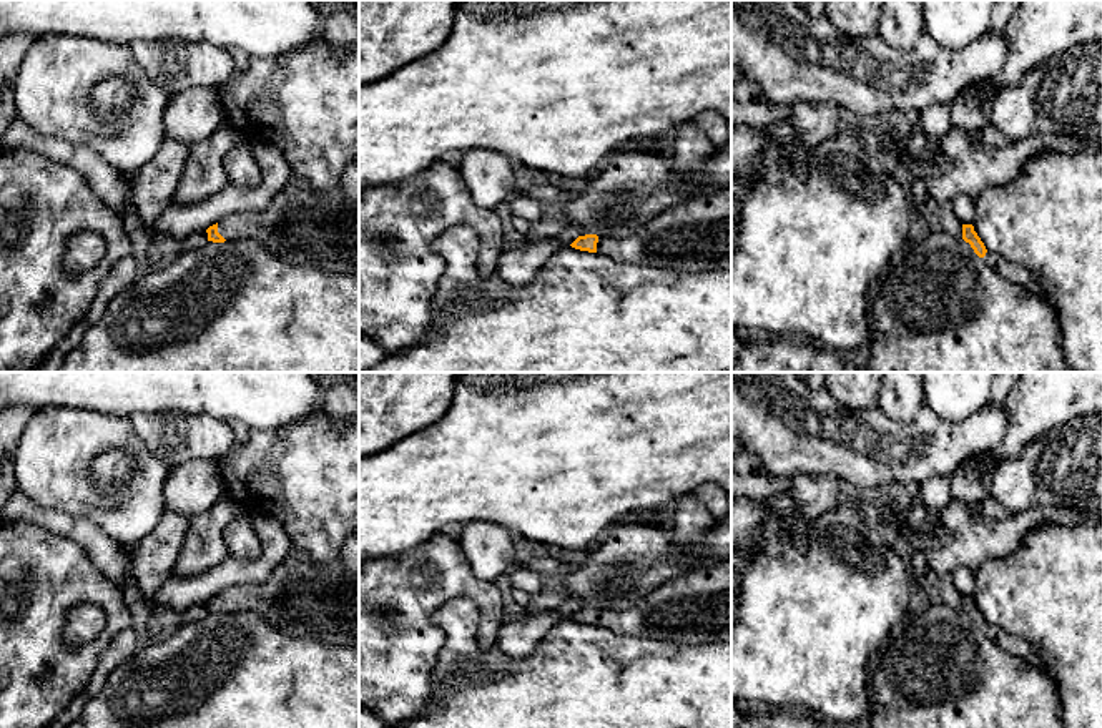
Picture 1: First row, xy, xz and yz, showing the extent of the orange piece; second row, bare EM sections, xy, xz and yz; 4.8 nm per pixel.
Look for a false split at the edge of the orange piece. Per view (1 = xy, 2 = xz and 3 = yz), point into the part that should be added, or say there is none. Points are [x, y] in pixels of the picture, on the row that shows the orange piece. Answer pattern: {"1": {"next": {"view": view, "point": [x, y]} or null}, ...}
{"1": {"next": {"view": "xy", "point": [308, 226]}}, "2": {"next": {"view": "xz", "point": [695, 235]}}, "3": {"next": {"view": "yz", "point": [1004, 268]}}}

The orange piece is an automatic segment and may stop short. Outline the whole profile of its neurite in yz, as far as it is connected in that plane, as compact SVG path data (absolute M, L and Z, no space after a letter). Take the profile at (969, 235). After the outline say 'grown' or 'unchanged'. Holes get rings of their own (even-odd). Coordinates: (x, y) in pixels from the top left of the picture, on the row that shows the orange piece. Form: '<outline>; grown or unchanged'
M962 224L962 239L969 243L974 253L982 258L999 276L1047 299L1045 289L1034 279L1034 276L1027 269L1012 264L1004 256L989 253L974 231L972 224Z; grown

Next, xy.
M289 178L263 211L234 213L206 229L208 241L253 239L294 264L359 274L359 199Z; grown

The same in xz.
M731 188L691 194L645 221L625 238L585 234L570 246L603 254L617 263L665 268L675 273L731 271Z; grown

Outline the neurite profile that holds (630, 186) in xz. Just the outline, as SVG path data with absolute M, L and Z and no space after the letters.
M731 140L716 148L696 171L696 180L686 180L670 155L640 150L618 150L605 158L585 189L568 194L562 203L567 224L577 226L580 236L625 238L663 209L681 203L691 194L715 193L731 188Z

